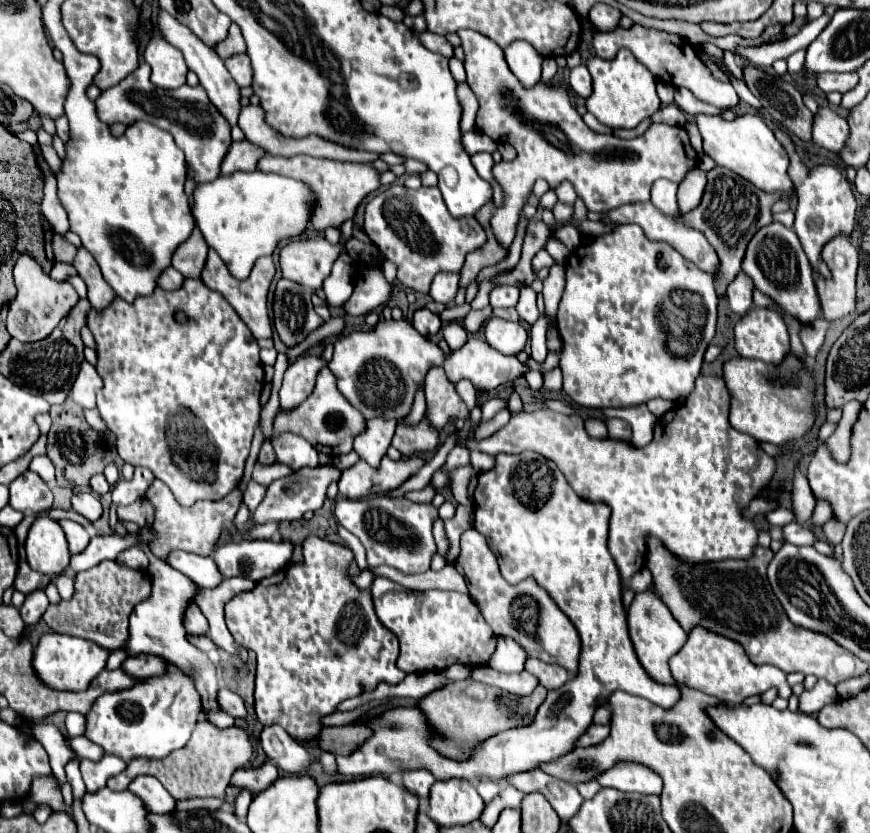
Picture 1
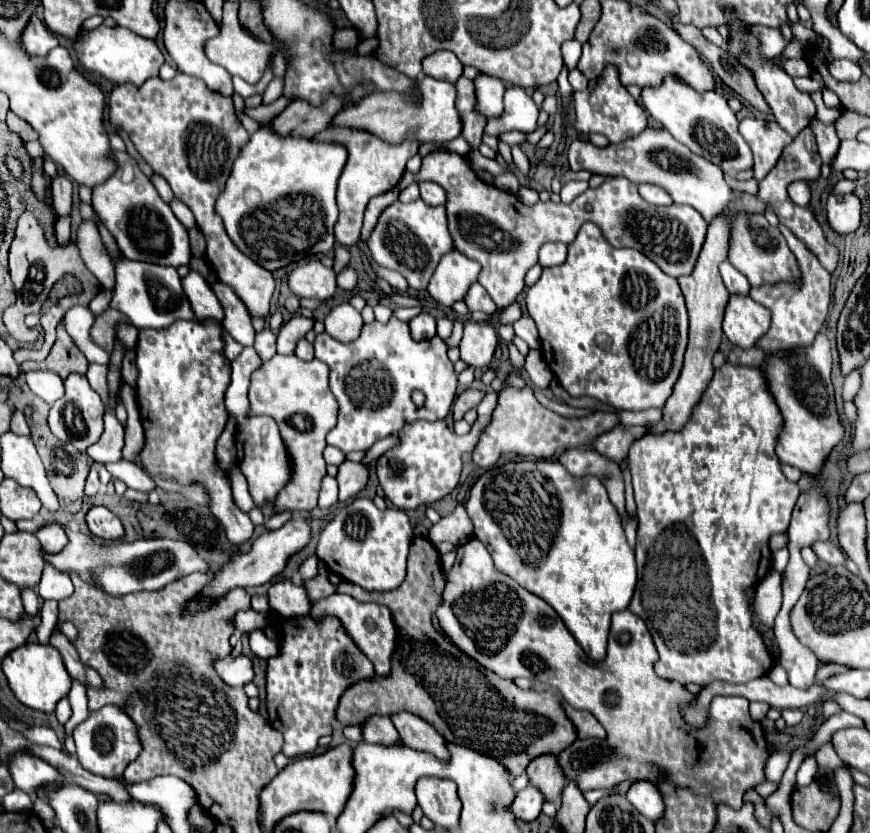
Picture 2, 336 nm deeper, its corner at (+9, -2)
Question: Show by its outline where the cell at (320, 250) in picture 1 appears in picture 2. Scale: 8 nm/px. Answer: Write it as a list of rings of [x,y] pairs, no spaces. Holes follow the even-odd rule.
[[[311,260],[303,266],[297,266],[289,274],[289,288],[299,298],[327,300],[337,292],[335,272],[331,268],[325,268],[321,262]]]

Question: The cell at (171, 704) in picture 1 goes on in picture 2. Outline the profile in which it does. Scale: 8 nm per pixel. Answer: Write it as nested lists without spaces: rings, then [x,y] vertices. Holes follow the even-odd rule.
[[[105,706],[99,712],[91,712],[89,718],[75,728],[73,738],[77,744],[77,760],[81,762],[81,766],[91,774],[99,774],[103,778],[119,778],[129,762],[133,762],[141,752],[135,724],[123,710],[115,706]]]

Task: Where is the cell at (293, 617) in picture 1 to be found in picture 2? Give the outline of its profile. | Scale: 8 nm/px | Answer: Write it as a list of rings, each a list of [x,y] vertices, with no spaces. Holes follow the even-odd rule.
[[[271,616],[271,622],[283,634],[283,642],[279,656],[267,660],[269,722],[273,728],[281,730],[285,738],[283,754],[287,758],[313,754],[317,740],[331,734],[335,706],[339,704],[343,690],[361,678],[371,678],[375,670],[333,616],[327,616],[321,622],[313,622],[309,616]]]

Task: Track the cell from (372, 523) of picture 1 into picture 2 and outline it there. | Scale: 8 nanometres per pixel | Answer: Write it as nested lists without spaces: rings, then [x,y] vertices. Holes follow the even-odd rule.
[[[357,496],[347,502],[323,528],[315,554],[323,560],[329,572],[339,574],[343,580],[359,584],[363,590],[387,592],[395,590],[405,578],[405,560],[411,538],[413,528],[403,510],[395,506],[379,510],[373,500]]]

